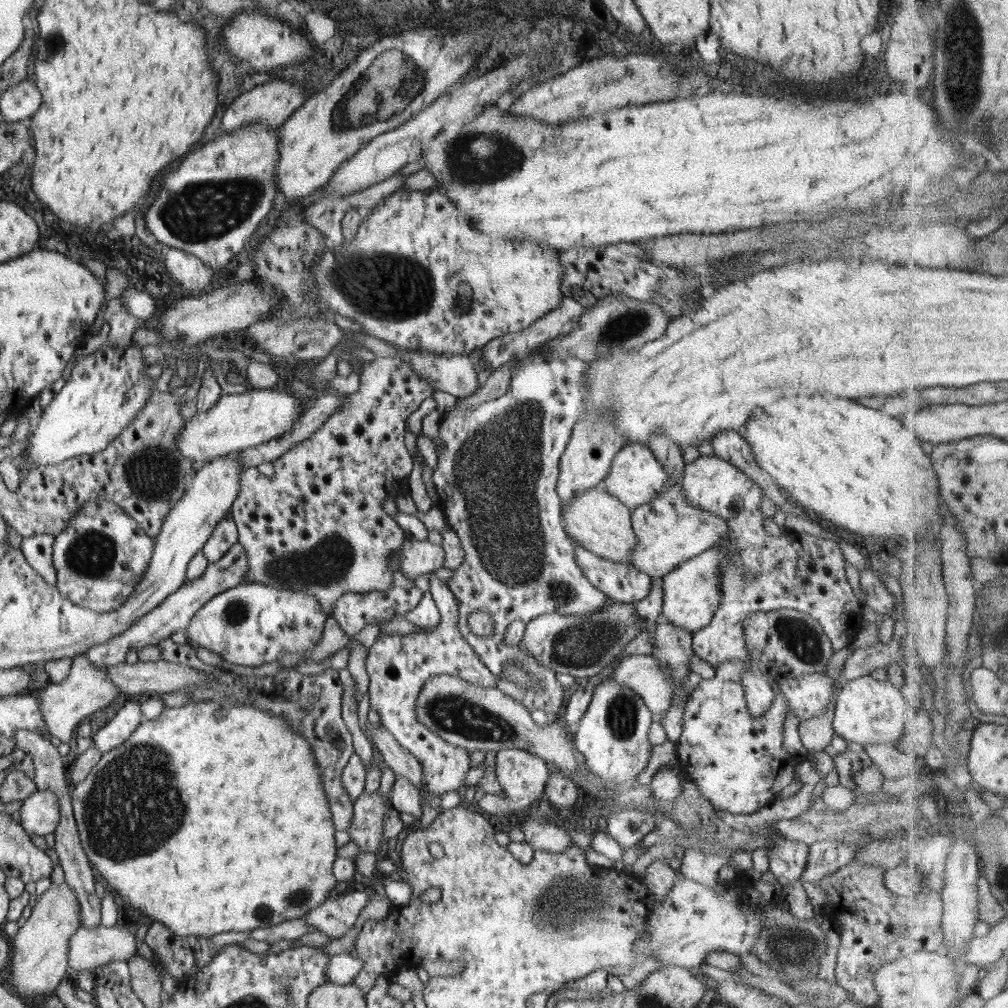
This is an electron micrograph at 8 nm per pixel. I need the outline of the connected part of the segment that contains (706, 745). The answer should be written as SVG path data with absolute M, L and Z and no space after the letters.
M728 660L714 669L715 675L709 679L702 679L699 686L689 694L688 704L684 708L681 735L676 741L678 764L682 772L698 785L702 796L705 796L714 807L752 816L762 807L776 802L780 791L789 783L801 782L796 775L796 765L792 765L792 758L796 758L796 753L788 752L783 745L782 727L788 716L787 700L784 693L776 693L771 711L764 717L754 719L747 708L743 689L745 662Z

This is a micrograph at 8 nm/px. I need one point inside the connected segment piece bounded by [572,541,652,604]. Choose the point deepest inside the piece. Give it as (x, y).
(622, 582)

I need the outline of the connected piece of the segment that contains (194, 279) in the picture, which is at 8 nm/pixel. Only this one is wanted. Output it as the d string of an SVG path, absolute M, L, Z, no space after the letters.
M170 247L164 261L167 271L181 287L188 291L200 291L217 280L217 272L189 252Z

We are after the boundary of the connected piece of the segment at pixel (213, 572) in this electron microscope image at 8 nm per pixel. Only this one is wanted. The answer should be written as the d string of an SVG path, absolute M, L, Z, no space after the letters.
M239 542L233 544L232 548L229 548L228 552L220 560L208 563L206 571L200 575L200 578L196 578L194 582L185 583L177 592L168 596L162 604L156 606L146 616L136 620L120 636L114 636L104 644L92 646L87 651L86 658L101 668L120 664L125 662L126 655L130 650L138 653L147 646L158 645L160 641L168 639L176 631L185 631L196 612L203 608L214 596L241 584L244 575L248 573L248 568L249 564L244 547Z

